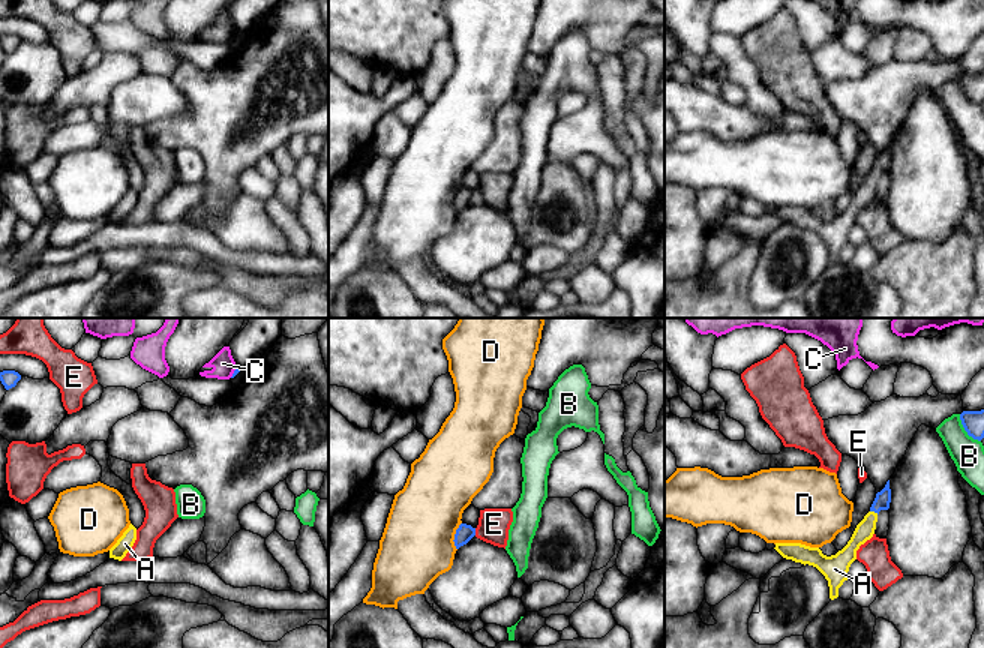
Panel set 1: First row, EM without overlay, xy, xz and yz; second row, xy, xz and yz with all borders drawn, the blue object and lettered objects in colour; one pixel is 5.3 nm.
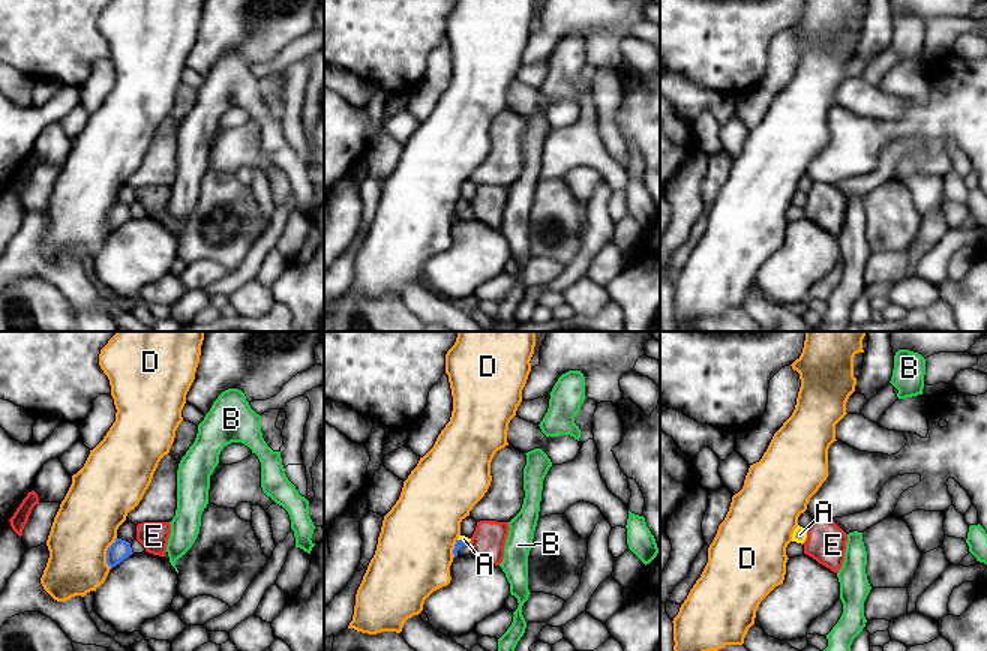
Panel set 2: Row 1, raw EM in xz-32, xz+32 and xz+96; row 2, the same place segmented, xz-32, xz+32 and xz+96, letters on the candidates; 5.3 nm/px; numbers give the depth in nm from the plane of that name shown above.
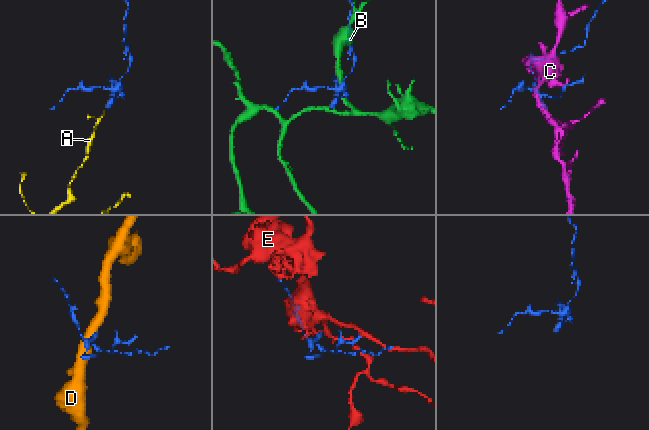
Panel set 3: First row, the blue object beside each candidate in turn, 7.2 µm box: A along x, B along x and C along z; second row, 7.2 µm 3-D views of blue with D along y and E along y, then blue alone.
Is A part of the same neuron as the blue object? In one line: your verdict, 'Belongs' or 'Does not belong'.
Belongs

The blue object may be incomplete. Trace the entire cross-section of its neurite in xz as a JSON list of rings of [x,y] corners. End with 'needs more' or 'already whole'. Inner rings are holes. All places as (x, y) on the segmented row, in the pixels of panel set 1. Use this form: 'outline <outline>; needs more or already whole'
outline [[[460,524],[454,534],[454,546],[459,549],[466,544],[476,536],[476,528],[466,524]]]; already whole

